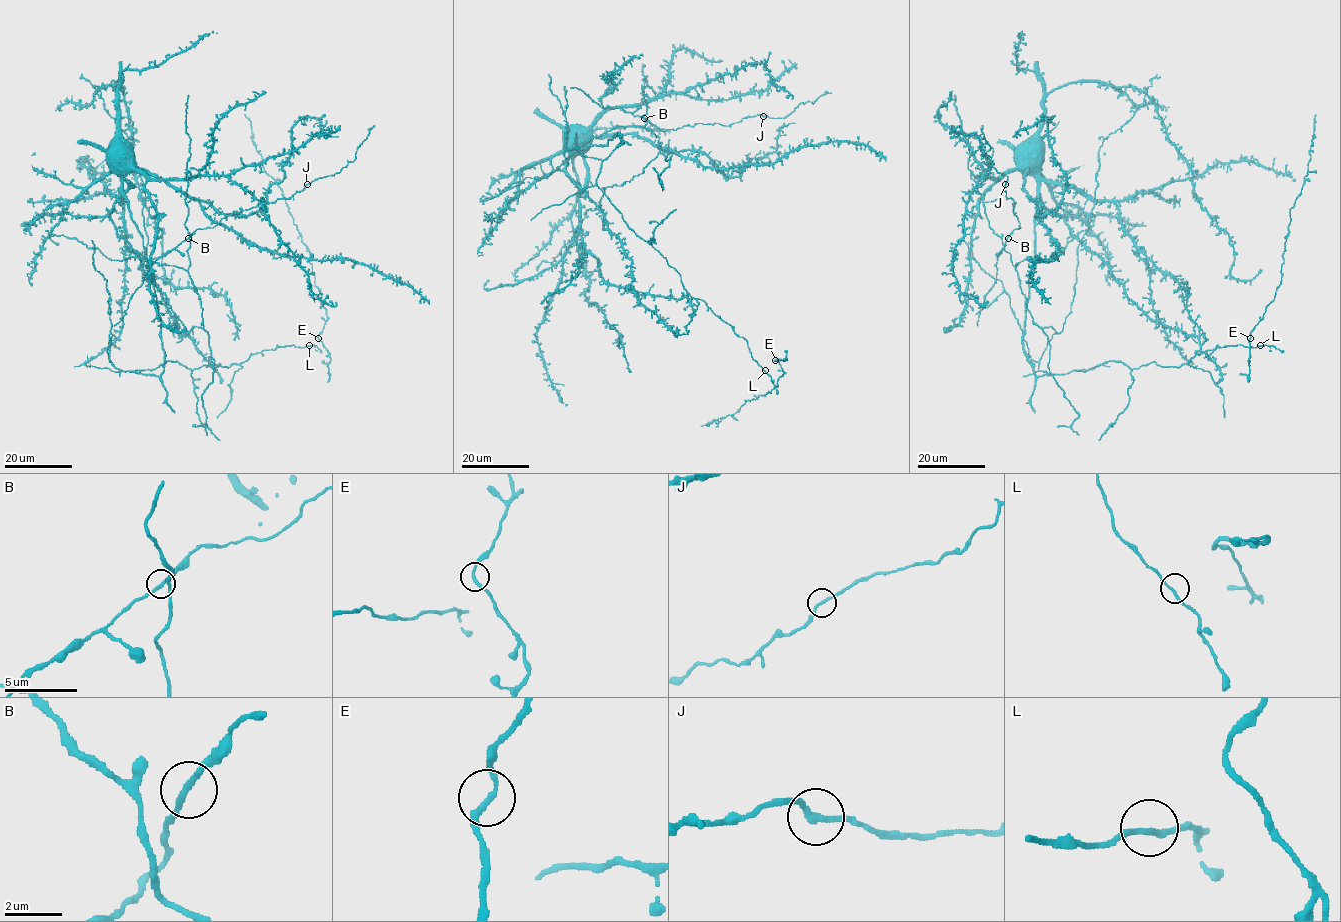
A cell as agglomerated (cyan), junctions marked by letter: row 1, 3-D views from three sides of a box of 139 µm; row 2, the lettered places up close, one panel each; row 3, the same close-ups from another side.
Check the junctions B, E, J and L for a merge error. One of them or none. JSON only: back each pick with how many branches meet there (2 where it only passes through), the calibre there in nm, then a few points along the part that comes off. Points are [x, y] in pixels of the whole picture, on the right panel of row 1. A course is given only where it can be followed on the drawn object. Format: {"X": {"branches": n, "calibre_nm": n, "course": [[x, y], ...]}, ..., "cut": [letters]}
{"cut": []}

